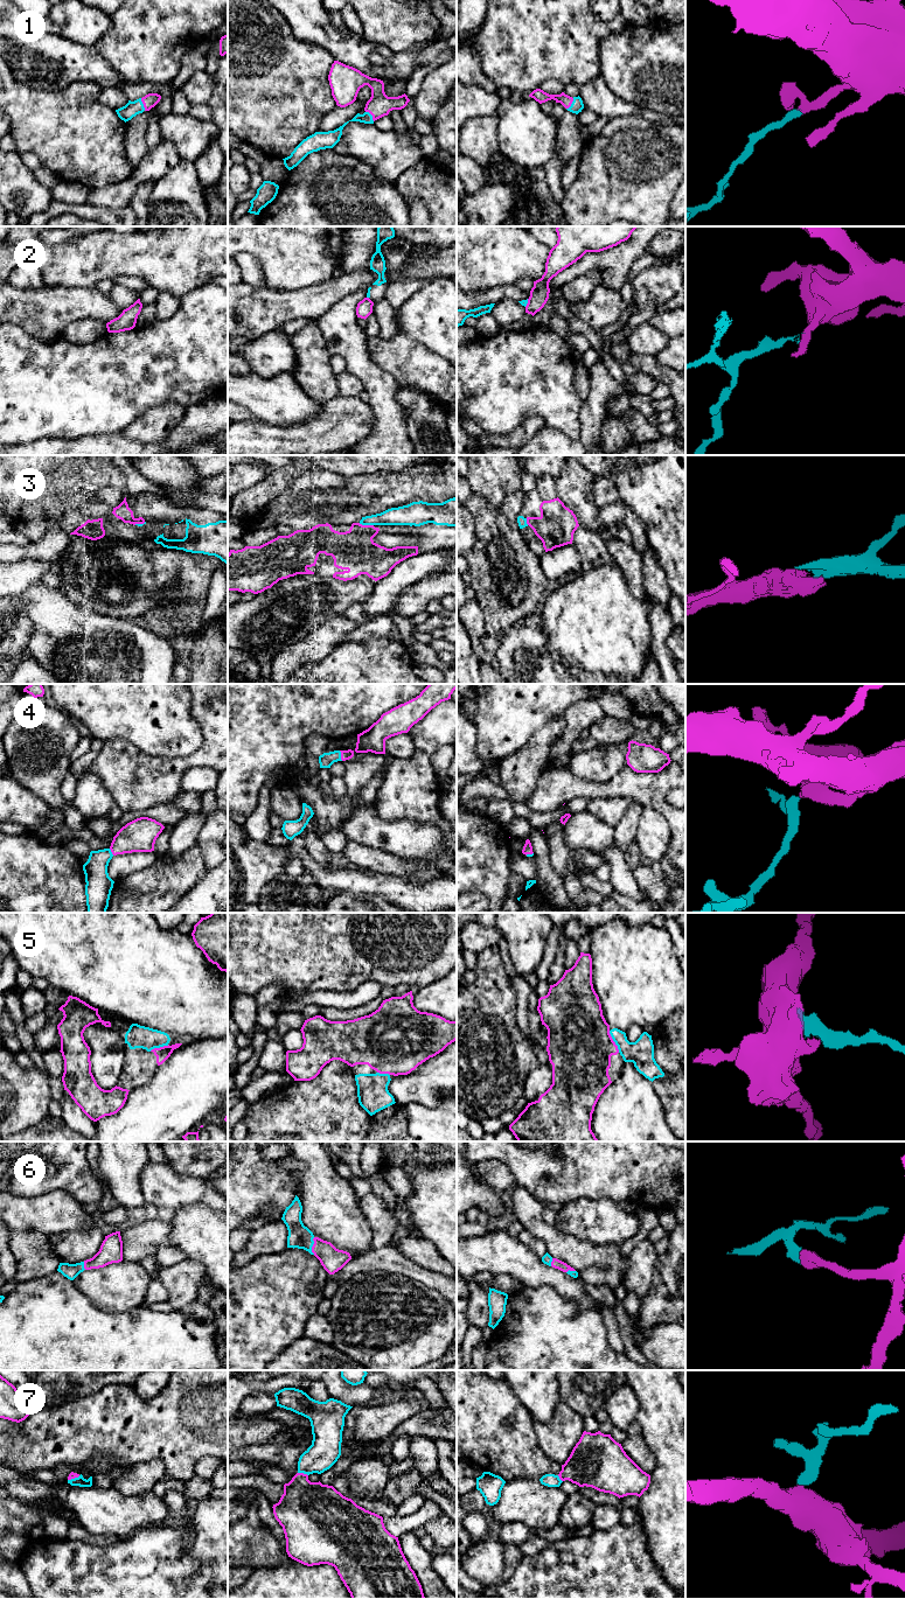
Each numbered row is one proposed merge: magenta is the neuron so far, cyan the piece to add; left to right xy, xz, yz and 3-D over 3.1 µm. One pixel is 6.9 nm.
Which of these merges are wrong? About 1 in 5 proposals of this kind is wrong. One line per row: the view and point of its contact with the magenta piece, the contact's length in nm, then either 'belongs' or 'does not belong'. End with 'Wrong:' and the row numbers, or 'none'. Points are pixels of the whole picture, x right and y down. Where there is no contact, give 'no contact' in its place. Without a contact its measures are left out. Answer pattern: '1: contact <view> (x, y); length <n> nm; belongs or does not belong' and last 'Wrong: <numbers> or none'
1: contact xy (143, 103); length 90 nm; belongs
2: contact yz (528, 302); length 60 nm; does not belong
3: contact xz (366, 525); length 110 nm; belongs
4: contact xz (341, 755); length 80 nm; belongs
5: contact yz (613, 1041); length 170 nm; belongs
6: contact xz (313, 1245); length 120 nm; belongs
7: contact xz (303, 1473); length 80 nm; belongs
Wrong: 2

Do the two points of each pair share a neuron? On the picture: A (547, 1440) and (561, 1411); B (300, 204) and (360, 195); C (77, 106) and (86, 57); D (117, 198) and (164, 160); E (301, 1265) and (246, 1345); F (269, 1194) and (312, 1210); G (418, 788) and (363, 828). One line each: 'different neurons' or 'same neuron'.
A: same neuron
B: same neuron
C: different neurons
D: same neuron
E: same neuron
F: different neurons
G: different neurons

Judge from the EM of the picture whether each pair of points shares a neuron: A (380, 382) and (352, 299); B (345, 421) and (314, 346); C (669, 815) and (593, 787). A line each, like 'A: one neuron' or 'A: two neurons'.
A: one neuron
B: two neurons
C: one neuron

